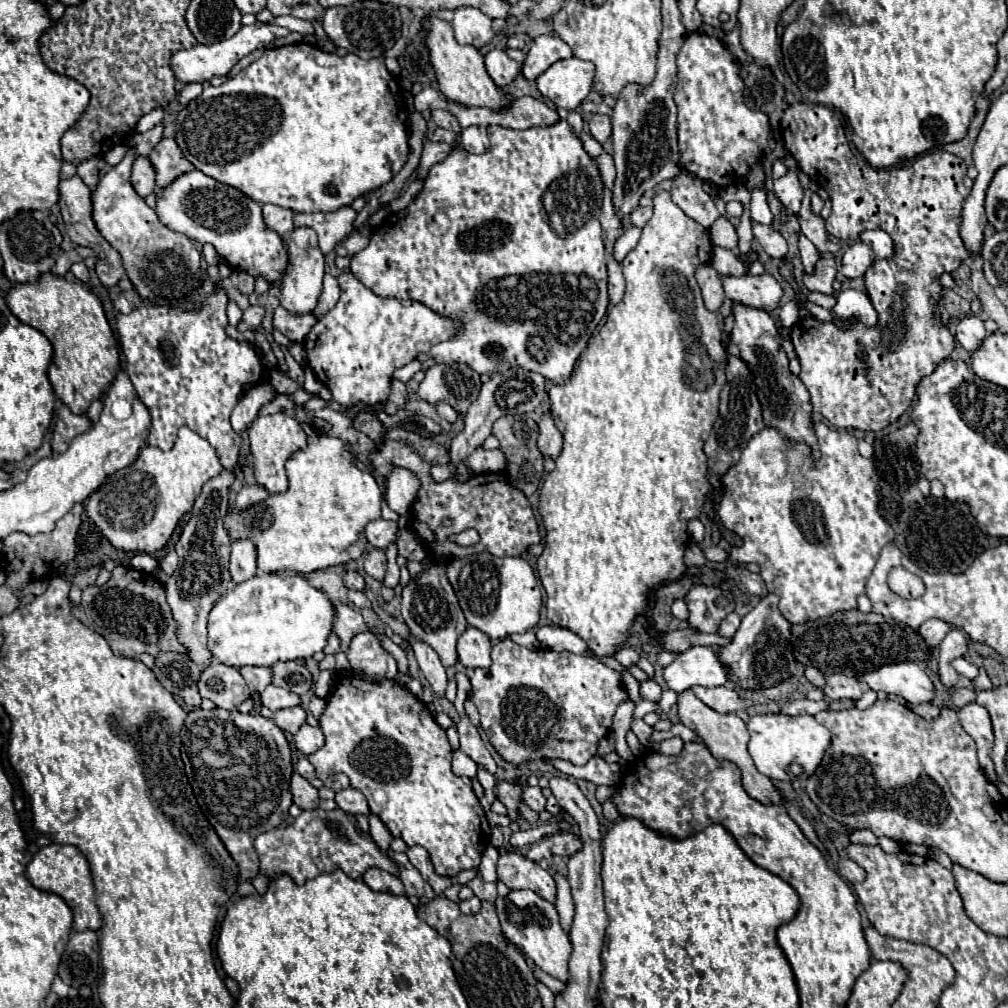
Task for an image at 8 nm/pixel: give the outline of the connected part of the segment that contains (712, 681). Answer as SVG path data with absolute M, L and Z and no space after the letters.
M690 647L684 653L678 653L676 661L664 667L664 679L668 687L676 693L702 685L702 687L720 687L730 685L730 669L722 665L720 657L710 647Z

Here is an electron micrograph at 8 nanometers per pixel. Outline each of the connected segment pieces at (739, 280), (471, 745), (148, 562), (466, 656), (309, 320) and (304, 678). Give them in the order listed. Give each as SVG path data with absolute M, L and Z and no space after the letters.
M744 273L742 277L720 275L720 279L726 295L734 303L744 303L750 307L772 311L782 297L782 287L772 275L766 275L766 273L764 275Z
M468 715L460 717L460 721L456 723L456 729L458 729L458 733L460 733L460 749L462 749L466 755L470 755L476 763L484 765L490 773L494 773L494 771L496 771L496 761L494 761L492 755L486 751L482 739L480 739L478 729L470 723Z
M140 553L140 555L136 555L136 557L130 559L130 565L138 571L151 573L159 566L159 563L154 557Z
M468 627L458 639L458 661L466 669L490 667L490 649L492 643L480 629Z
M276 307L276 311L274 311L274 327L296 343L304 341L306 333L310 331L310 327L314 323L316 323L316 317L312 313L294 315L294 313L288 313L282 307Z
M278 661L270 665L270 671L272 671L272 683L276 687L290 689L296 695L306 695L306 691L312 689L310 671L296 661L286 661L286 663Z

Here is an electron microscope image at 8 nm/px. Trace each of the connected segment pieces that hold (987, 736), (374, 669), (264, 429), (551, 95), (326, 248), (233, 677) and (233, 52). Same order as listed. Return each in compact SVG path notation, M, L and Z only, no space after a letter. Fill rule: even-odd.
M968 703L958 711L958 717L960 717L960 725L964 727L964 731L976 741L978 761L980 761L980 767L984 769L984 775L990 781L996 781L994 765L990 759L994 733L992 733L992 723L990 723L988 711L976 703Z
M362 631L354 635L350 641L350 647L346 651L346 657L350 661L350 667L356 675L368 677L368 679L394 679L398 673L394 657L382 647L378 631Z
M284 411L274 413L274 415L260 415L248 427L248 437L250 437L250 453L252 453L254 475L256 475L258 485L266 487L270 493L286 491L288 479L284 473L284 463L294 451L306 447L306 433L302 431L300 423Z
M576 57L556 61L538 79L540 95L548 97L560 109L576 109L592 89L594 65Z
M342 207L334 213L296 213L294 225L310 225L316 231L322 253L330 253L342 239L354 231L356 211L352 207Z
M212 663L202 671L198 691L204 699L214 701L218 707L228 711L234 711L242 701L250 697L250 689L238 669L222 663Z
M289 15L275 17L268 25L257 21L250 27L242 27L232 39L220 41L220 43L212 43L212 45L194 45L188 51L178 51L172 61L170 67L174 69L174 75L178 81L182 83L202 83L202 81L210 81L216 75L228 75L228 71L246 55L250 55L256 49L266 47L274 37L286 37L292 31L298 31L302 35L314 31L314 27L310 25L310 21L302 21ZM270 37L270 39L268 39Z

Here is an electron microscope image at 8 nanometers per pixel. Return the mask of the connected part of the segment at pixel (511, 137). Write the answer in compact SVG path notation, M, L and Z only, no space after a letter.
M564 119L550 127L534 127L526 131L514 131L500 125L490 125L488 137L490 137L490 149L482 155L470 155L458 145L454 145L450 155L430 169L428 177L424 179L424 187L416 195L416 199L404 211L390 213L386 221L382 221L382 225L374 229L368 247L358 251L350 259L350 271L362 285L366 285L378 297L398 297L398 299L412 299L424 303L426 307L434 309L438 315L448 317L460 325L458 335L430 349L430 357L436 363L466 363L480 375L482 373L494 375L496 371L504 373L514 367L522 367L526 371L542 375L544 379L562 383L570 377L578 355L586 349L592 331L596 329L596 325L600 323L600 319L608 309L606 259L604 259L606 251L602 243L602 227L598 221L604 185L592 159L582 149L582 141L572 133L570 125Z

